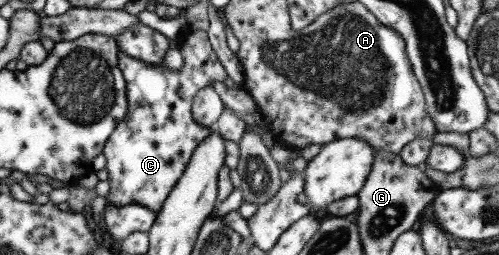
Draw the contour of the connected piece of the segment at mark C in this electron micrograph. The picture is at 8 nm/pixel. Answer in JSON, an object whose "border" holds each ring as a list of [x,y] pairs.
{"border":[[[186,26],[179,32],[176,41],[181,57],[183,57],[182,66],[177,71],[171,71],[165,65],[149,64],[127,57],[123,53],[117,53],[117,68],[121,70],[121,75],[125,80],[126,111],[125,117],[111,131],[111,135],[101,151],[105,157],[104,169],[107,172],[106,181],[109,183],[109,191],[104,196],[106,205],[119,208],[136,204],[153,211],[153,214],[156,215],[165,202],[165,198],[180,179],[191,153],[211,132],[211,127],[203,127],[193,121],[190,107],[193,96],[200,89],[207,85],[213,87],[213,83],[221,83],[227,79],[225,68],[216,58],[207,39],[206,31],[191,30]]]}

